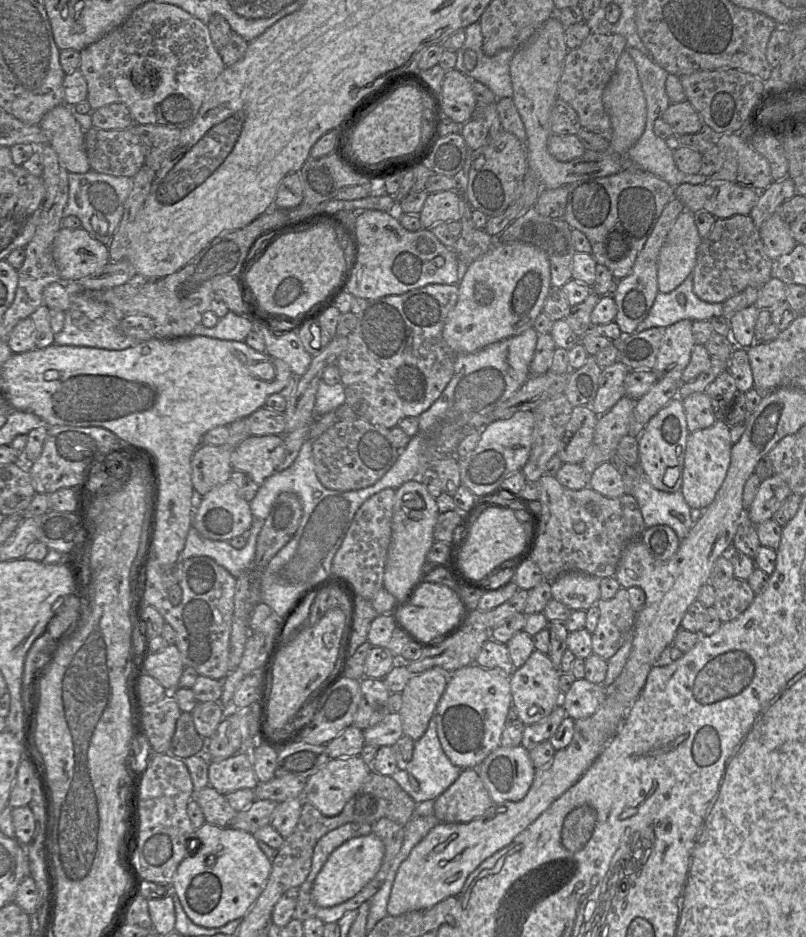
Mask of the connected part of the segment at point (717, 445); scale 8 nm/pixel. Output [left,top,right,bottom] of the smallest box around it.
[681,420,732,510]

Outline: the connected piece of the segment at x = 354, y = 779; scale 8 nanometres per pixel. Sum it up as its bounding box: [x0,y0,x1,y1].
[301,756,372,817]

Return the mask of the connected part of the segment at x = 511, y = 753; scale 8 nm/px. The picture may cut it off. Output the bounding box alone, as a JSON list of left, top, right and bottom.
[473,745,535,805]

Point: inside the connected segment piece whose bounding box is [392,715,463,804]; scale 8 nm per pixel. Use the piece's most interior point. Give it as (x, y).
(430, 772)

